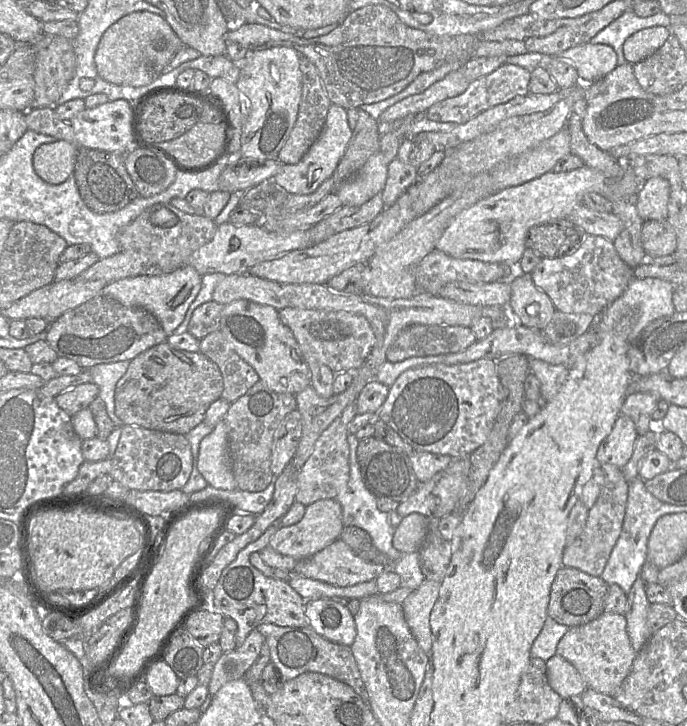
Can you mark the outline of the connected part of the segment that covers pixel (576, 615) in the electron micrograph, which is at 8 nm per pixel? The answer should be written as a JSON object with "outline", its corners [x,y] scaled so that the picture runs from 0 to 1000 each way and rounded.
{"outline":[[[820,780],[802,807],[796,848],[830,865],[854,860],[881,842],[885,807],[873,793],[862,793],[840,782]]]}

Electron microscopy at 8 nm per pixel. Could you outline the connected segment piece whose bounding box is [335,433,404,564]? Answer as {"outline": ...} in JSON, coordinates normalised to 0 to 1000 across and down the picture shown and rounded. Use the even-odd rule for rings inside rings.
{"outline":[[[507,596],[505,607],[509,617],[509,657],[505,667],[505,675],[501,679],[493,679],[488,686],[498,697],[499,722],[501,725],[520,725],[528,727],[539,737],[546,753],[553,760],[563,764],[574,777],[588,764],[572,752],[574,733],[585,716],[585,712],[576,704],[581,693],[571,690],[571,702],[566,707],[556,705],[550,701],[549,685],[533,672],[527,661],[520,635],[520,616],[523,606],[515,598]]]}

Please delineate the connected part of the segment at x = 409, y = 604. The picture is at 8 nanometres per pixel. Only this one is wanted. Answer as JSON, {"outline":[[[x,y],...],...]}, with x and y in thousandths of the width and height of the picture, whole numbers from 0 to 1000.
{"outline":[[[619,798],[584,832],[590,854],[611,893],[626,902],[630,873],[626,847],[638,826],[642,802]]]}

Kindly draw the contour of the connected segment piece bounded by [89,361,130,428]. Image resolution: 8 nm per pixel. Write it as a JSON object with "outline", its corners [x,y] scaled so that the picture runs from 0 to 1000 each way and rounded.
{"outline":[[[189,497],[143,501],[131,507],[134,526],[144,533],[144,547],[153,554],[157,573],[169,588],[183,584],[167,570],[167,534],[173,522],[183,514]]]}

